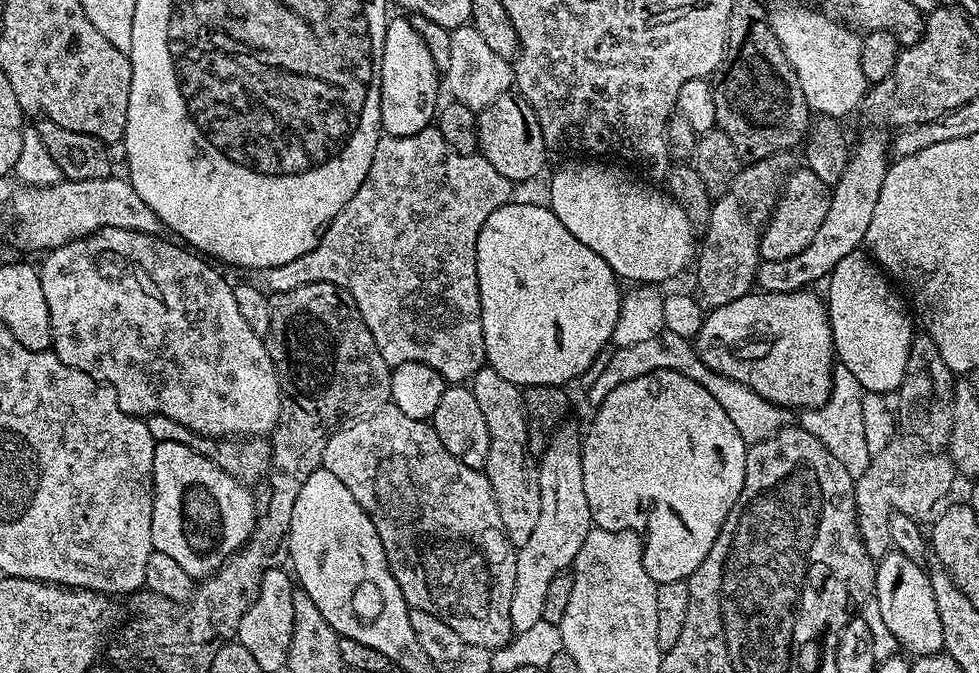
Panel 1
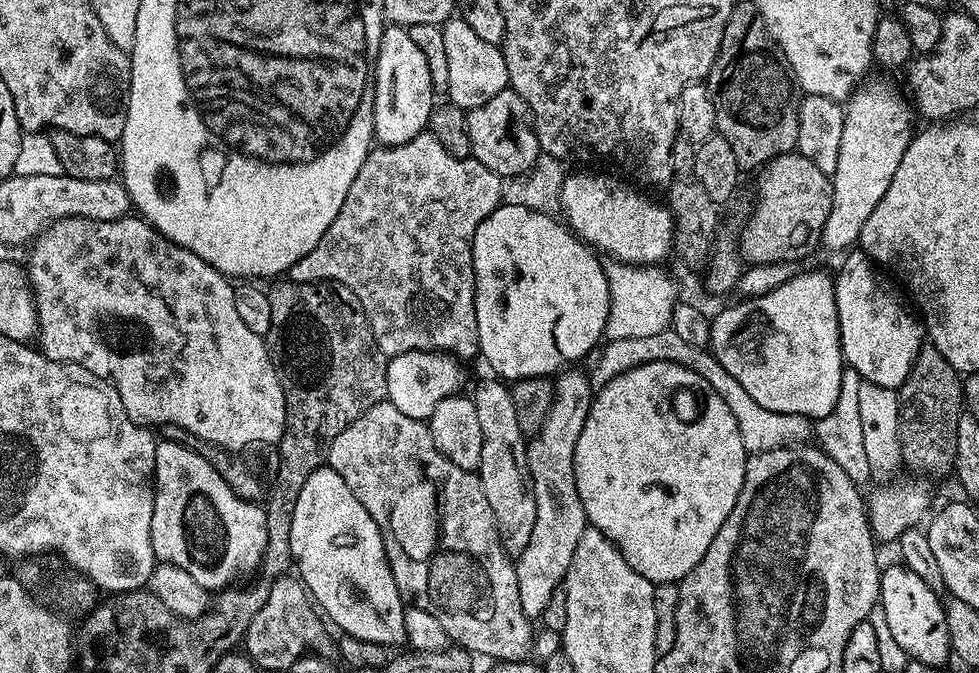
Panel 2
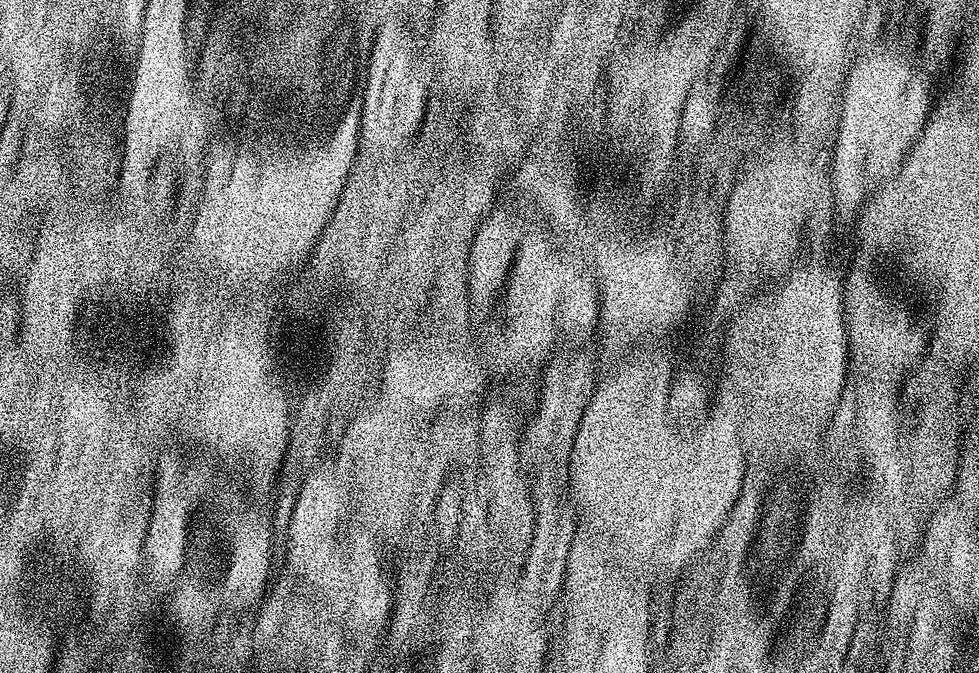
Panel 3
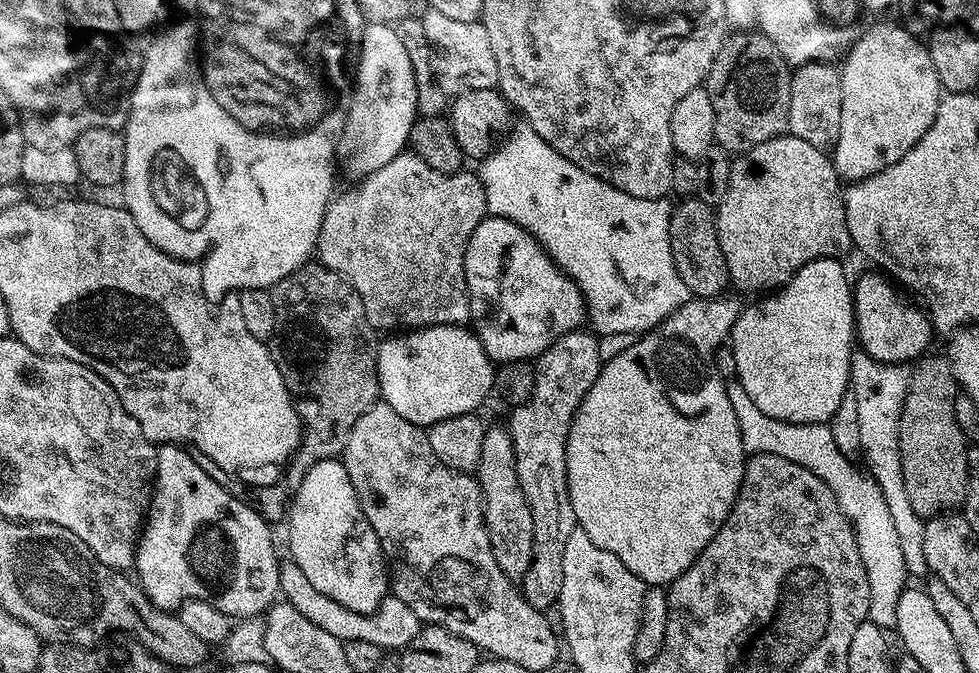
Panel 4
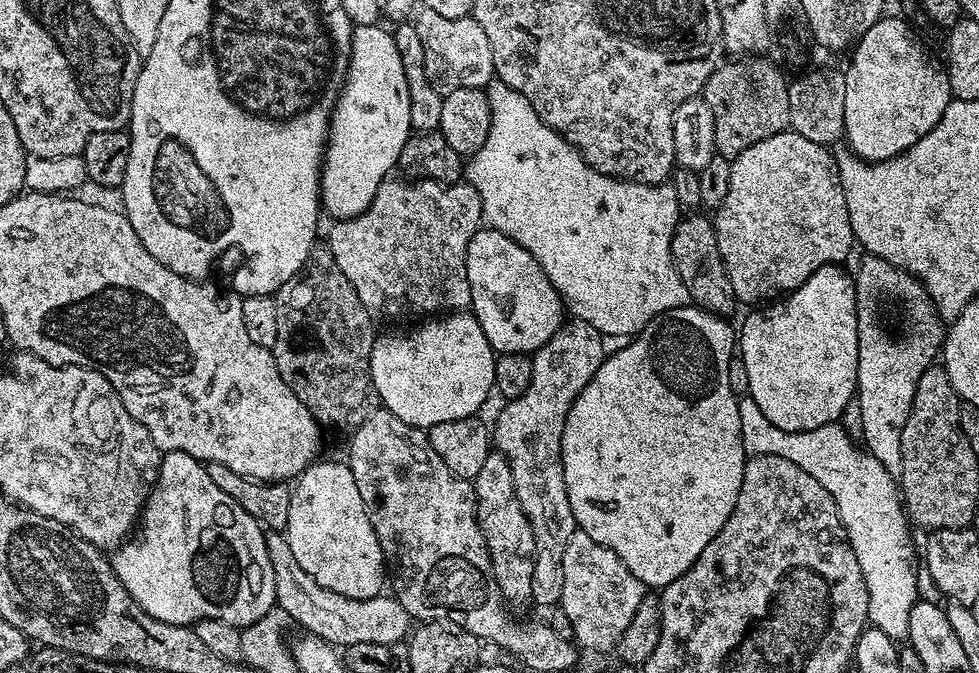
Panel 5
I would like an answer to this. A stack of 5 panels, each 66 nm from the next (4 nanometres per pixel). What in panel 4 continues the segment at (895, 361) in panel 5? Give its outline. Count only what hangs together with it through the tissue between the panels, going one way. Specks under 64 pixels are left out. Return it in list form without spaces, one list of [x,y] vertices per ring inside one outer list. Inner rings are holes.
[[[863,350],[853,351],[850,392],[854,402],[858,402],[859,455],[864,456],[863,467],[874,478],[874,482],[878,482],[878,488],[886,498],[894,530],[898,530],[898,542],[902,545],[902,558],[906,562],[909,577],[913,581],[924,582],[930,575],[922,542],[926,534],[925,517],[918,515],[914,506],[910,506],[910,498],[906,494],[906,478],[902,478],[900,453],[900,419],[908,393],[909,375],[909,369],[904,364],[884,364]]]

